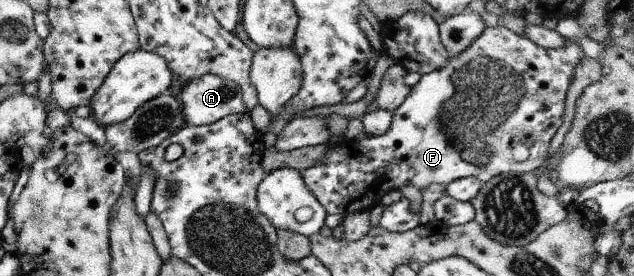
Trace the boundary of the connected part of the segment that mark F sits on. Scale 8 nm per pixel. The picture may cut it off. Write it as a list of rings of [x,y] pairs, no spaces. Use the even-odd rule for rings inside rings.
[[[504,26],[486,27],[464,52],[452,56],[444,68],[422,75],[420,82],[410,87],[406,100],[392,114],[388,132],[332,144],[318,164],[302,170],[300,176],[307,190],[314,194],[327,214],[346,217],[364,210],[371,211],[385,194],[398,191],[406,184],[412,184],[422,192],[430,184],[448,186],[465,177],[475,177],[484,184],[511,171],[539,173],[550,157],[551,141],[562,126],[574,68],[586,57],[576,42],[564,42],[562,48],[549,50]]]

